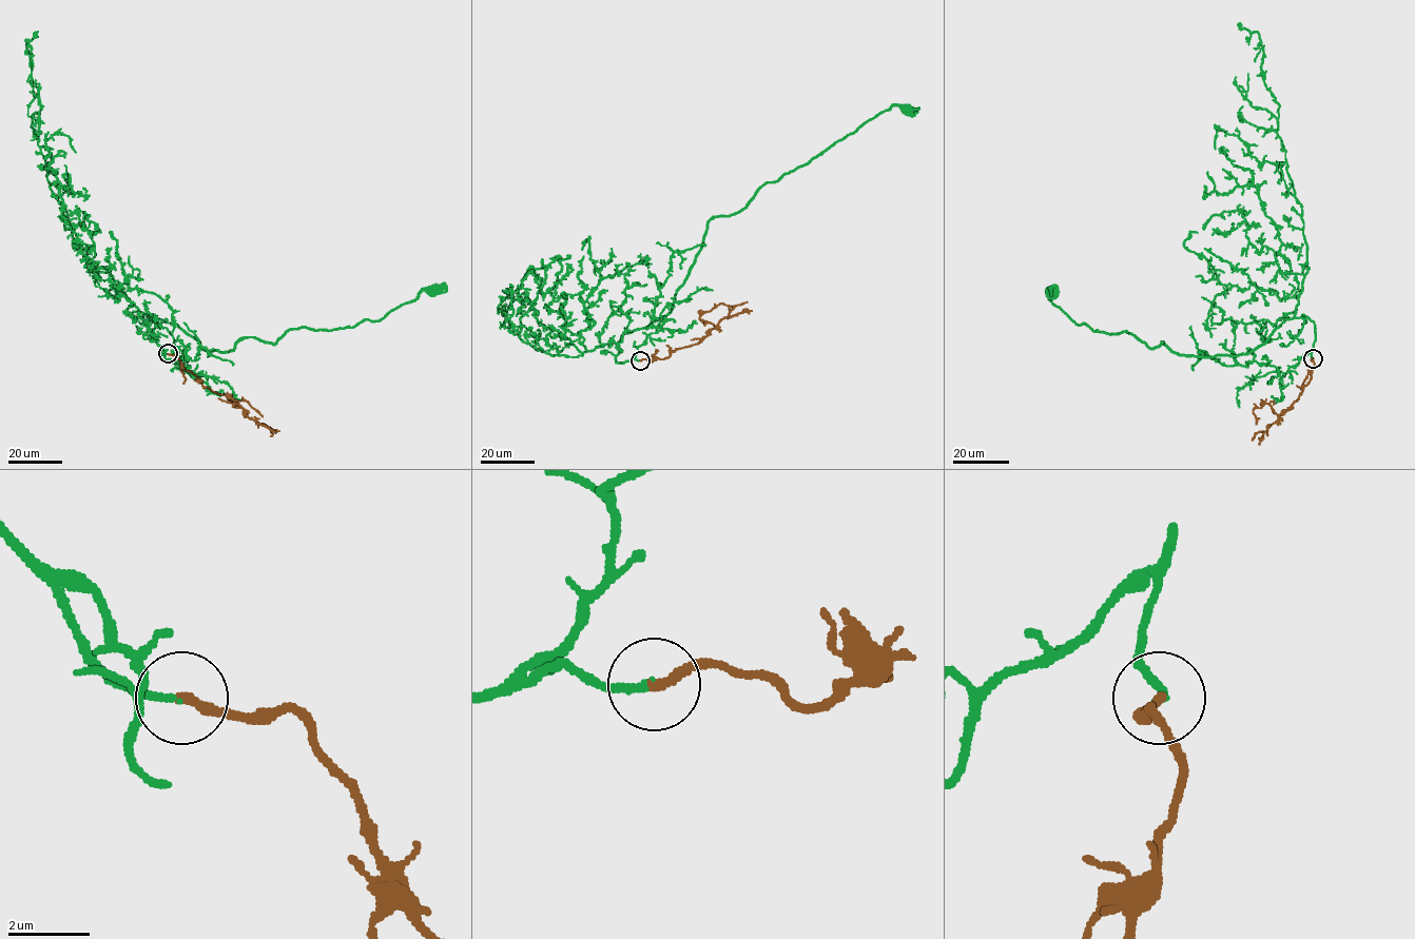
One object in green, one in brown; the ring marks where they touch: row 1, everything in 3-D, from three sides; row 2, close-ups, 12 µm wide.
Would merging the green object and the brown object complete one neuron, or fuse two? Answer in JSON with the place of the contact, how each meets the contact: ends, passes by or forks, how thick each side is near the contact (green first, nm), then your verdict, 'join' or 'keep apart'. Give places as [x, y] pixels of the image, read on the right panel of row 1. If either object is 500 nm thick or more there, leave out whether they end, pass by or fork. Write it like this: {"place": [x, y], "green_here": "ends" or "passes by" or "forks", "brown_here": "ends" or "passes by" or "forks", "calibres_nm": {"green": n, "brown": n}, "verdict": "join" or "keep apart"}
{"place": [1313, 358], "green_here": "ends", "brown_here": "ends", "calibres_nm": {"green": 200, "brown": 240}, "verdict": "join"}

